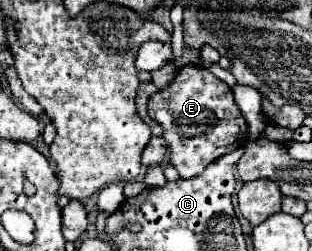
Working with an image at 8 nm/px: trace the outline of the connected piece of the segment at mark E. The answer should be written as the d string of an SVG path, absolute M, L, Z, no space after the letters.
M182 66L166 90L152 94L148 112L164 130L162 136L168 142L170 164L180 172L180 178L202 174L210 162L234 152L248 138L248 126L242 120L230 86L200 66Z

